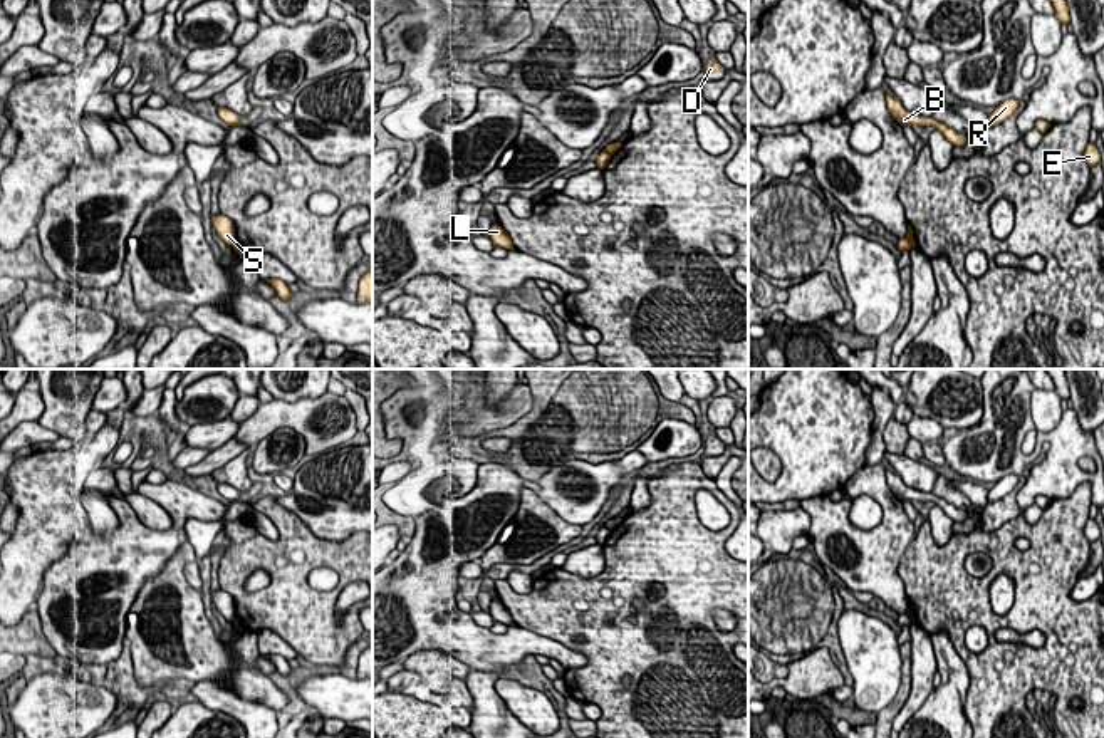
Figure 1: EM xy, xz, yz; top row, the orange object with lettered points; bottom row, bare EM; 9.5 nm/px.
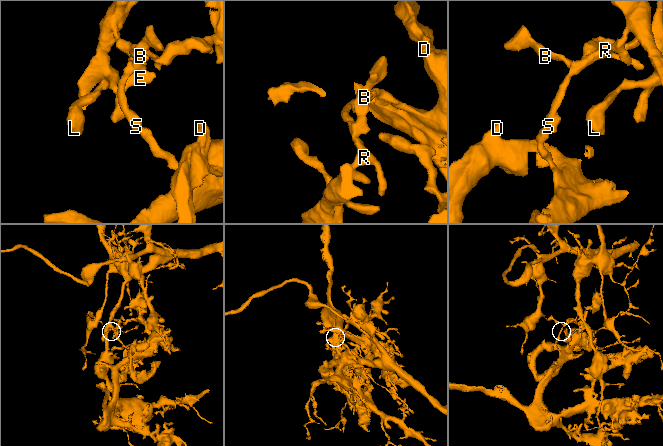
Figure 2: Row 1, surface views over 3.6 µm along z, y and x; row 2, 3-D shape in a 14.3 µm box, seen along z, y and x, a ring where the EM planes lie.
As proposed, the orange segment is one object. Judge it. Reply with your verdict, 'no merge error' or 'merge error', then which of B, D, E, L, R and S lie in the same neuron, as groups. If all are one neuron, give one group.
merge error; groups B E L R S / D

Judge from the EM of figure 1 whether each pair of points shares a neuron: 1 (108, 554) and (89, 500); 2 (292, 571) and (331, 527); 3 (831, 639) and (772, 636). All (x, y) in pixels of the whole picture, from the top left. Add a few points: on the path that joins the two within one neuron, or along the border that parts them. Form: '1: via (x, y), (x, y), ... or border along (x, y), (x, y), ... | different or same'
1: border along (86, 520), (98, 534), (109, 534), (119, 524) | different
2: border along (291, 512), (319, 537), (344, 540), (354, 534) | different
3: via (816, 634), (787, 634) | same

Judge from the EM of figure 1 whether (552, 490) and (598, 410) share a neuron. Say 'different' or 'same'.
different

